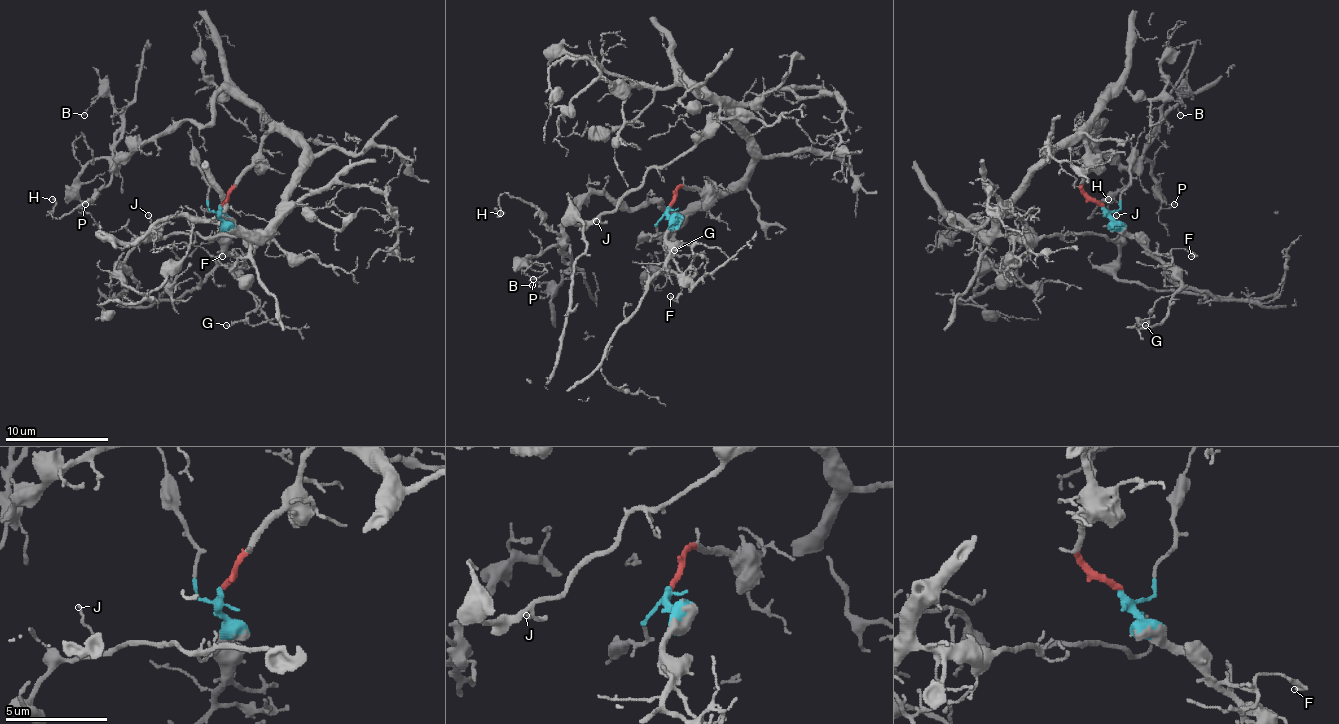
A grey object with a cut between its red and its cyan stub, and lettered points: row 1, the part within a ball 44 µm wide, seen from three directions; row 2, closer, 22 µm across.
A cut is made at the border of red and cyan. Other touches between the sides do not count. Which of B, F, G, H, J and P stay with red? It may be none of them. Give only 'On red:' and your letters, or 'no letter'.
On red: B, H, J, P

